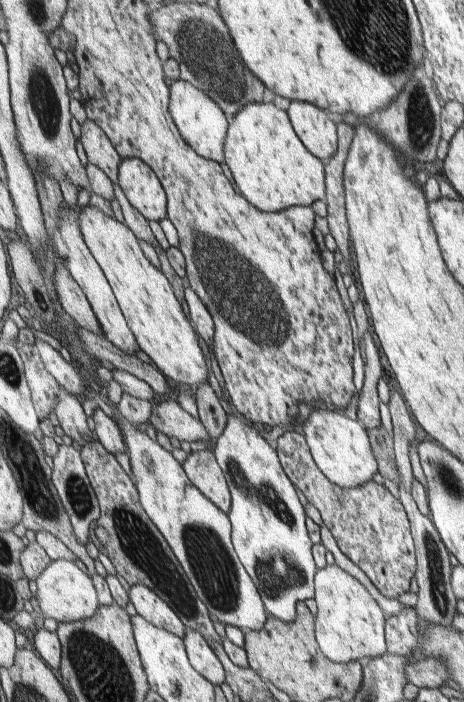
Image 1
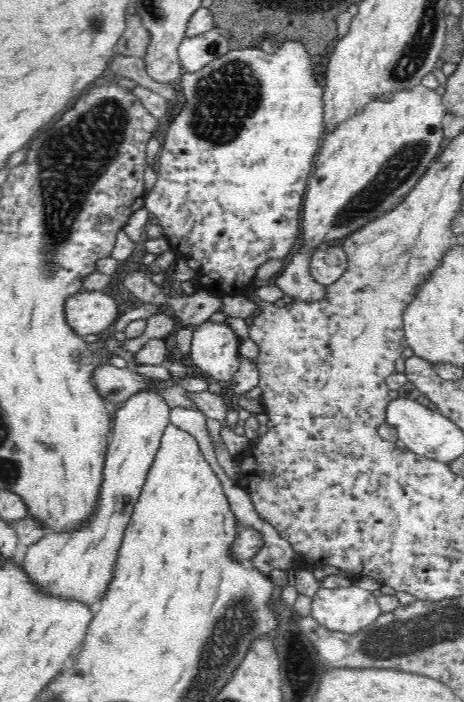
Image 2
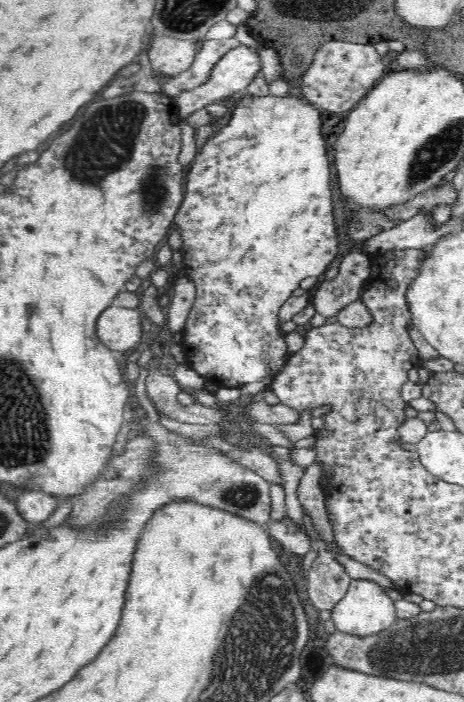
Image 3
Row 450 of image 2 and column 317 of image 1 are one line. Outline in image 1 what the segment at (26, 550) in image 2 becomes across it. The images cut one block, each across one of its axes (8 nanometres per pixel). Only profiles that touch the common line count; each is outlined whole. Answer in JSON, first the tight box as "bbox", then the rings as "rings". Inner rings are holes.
{"bbox":[287,101,337,163],"rings":[[[292,101],[287,110],[299,138],[325,163],[337,152],[337,119],[325,109],[304,101]]]}

